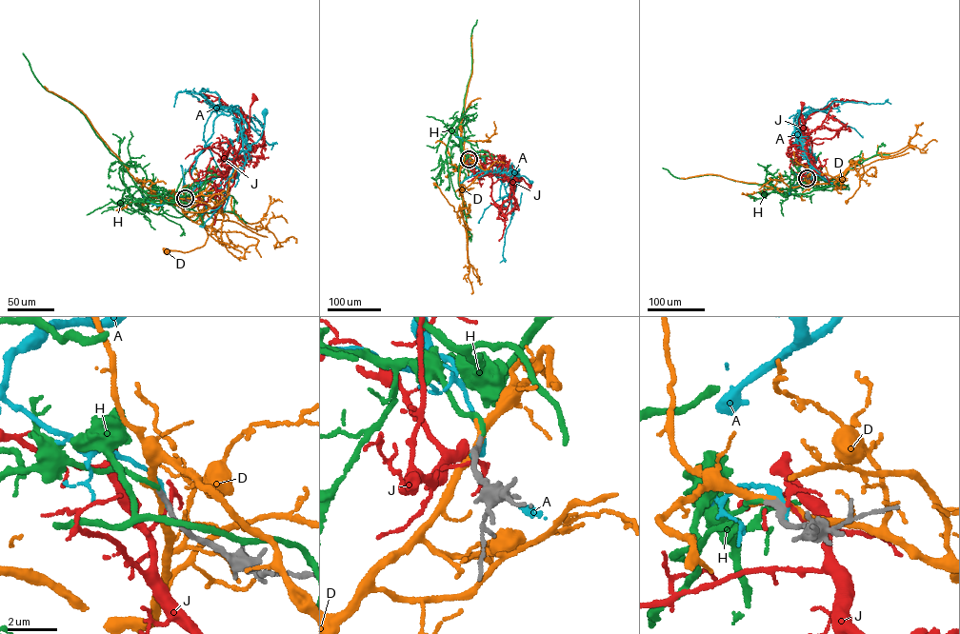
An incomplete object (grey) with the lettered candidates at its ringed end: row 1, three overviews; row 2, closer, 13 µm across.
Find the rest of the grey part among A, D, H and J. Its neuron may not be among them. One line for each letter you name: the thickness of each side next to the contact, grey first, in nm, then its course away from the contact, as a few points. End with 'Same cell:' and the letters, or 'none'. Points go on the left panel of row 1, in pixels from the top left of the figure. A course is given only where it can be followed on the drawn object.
H: 240/160 nm | via (185, 198), (160, 203), (134, 202), (141, 202), (144, 196), (118, 159), (76, 108), (42, 87), (23, 53)
Same cell: H

